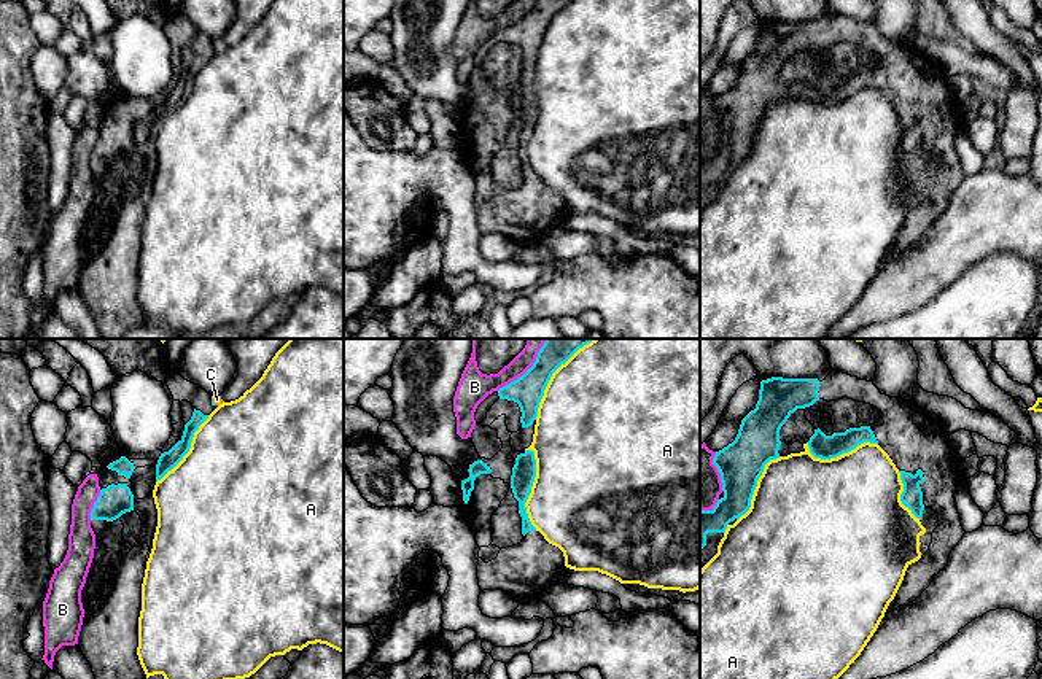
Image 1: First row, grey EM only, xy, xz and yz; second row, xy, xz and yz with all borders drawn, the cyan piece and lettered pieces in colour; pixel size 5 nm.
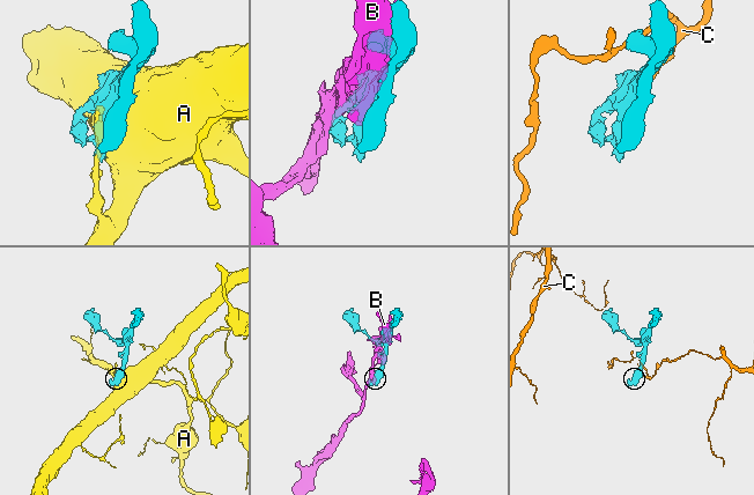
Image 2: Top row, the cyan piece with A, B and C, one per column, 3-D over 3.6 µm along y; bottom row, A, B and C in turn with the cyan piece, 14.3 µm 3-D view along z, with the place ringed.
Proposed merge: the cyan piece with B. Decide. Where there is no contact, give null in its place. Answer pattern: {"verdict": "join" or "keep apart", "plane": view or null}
{"verdict": "keep apart", "plane": "xz"}

